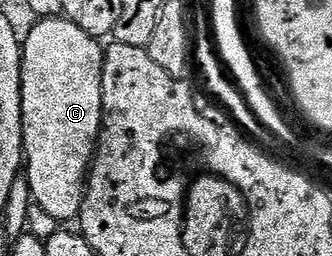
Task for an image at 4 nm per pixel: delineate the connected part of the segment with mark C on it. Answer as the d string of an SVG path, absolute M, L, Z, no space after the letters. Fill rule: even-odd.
M53 18L51 20L37 19L36 25L22 40L22 59L20 61L20 93L22 94L22 126L24 127L24 154L26 157L26 183L31 196L46 215L52 220L75 221L80 214L80 207L84 201L86 181L92 166L92 157L96 155L96 141L100 138L100 124L104 120L102 110L102 70L104 69L104 53L101 41L97 37L86 34L77 24L67 18Z

